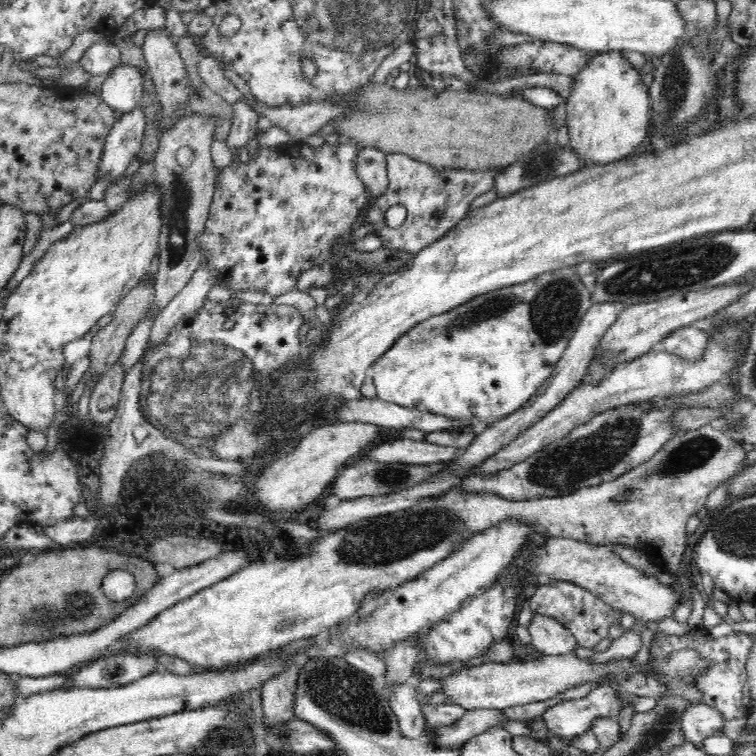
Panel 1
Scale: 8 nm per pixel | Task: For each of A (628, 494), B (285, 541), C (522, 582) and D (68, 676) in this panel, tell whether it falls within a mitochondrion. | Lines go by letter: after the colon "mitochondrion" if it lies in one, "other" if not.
A: mitochondrion
B: mitochondrion
C: other
D: other

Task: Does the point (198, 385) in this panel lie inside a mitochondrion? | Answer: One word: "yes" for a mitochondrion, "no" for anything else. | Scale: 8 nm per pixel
yes

